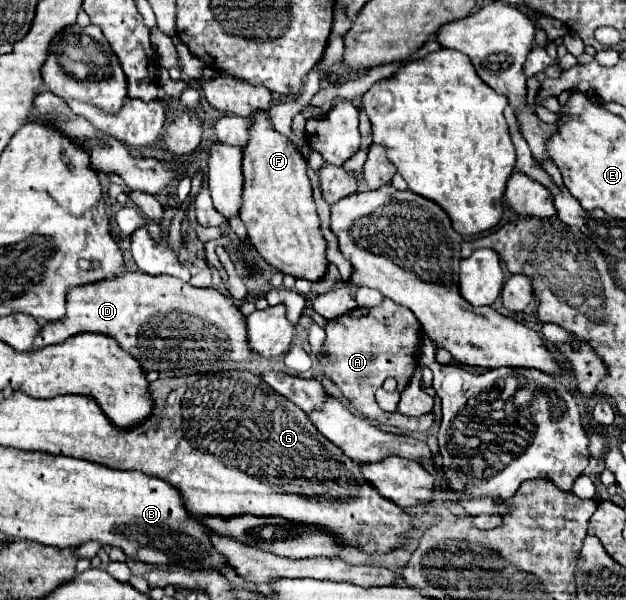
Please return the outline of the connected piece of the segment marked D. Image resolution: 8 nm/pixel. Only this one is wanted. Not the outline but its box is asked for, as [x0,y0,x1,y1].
[36,272,256,376]

